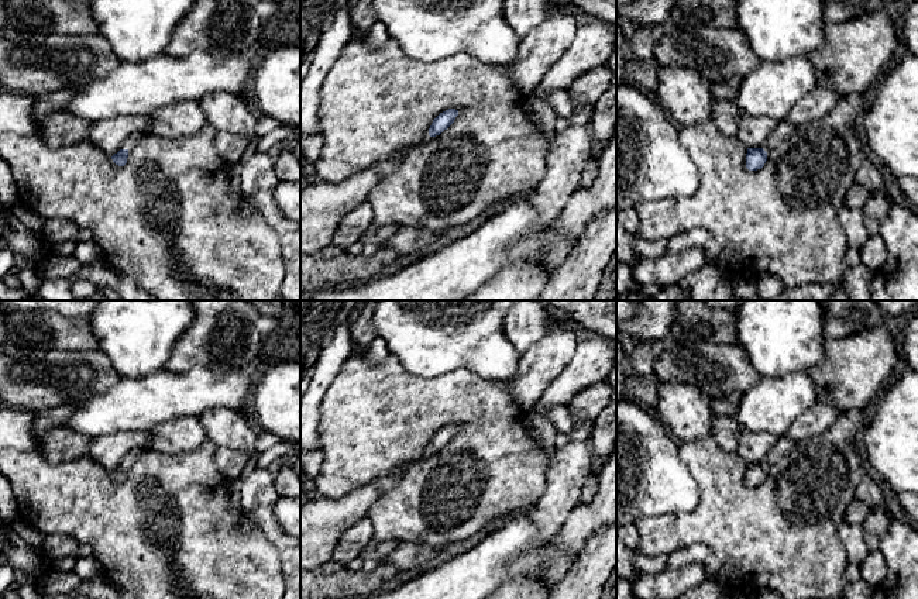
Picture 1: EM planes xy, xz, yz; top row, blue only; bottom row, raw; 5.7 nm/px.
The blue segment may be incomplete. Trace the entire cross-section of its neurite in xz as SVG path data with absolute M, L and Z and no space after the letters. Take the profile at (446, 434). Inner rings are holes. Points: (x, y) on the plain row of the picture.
M448 424L443 428L440 428L432 438L429 444L429 451L436 452L440 451L444 445L447 445L458 431L458 426Z

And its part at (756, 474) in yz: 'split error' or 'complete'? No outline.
split error

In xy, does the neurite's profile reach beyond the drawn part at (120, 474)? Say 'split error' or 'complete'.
split error

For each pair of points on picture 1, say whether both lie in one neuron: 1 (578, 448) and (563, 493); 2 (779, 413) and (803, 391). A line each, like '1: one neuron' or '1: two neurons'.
1: one neuron
2: one neuron

